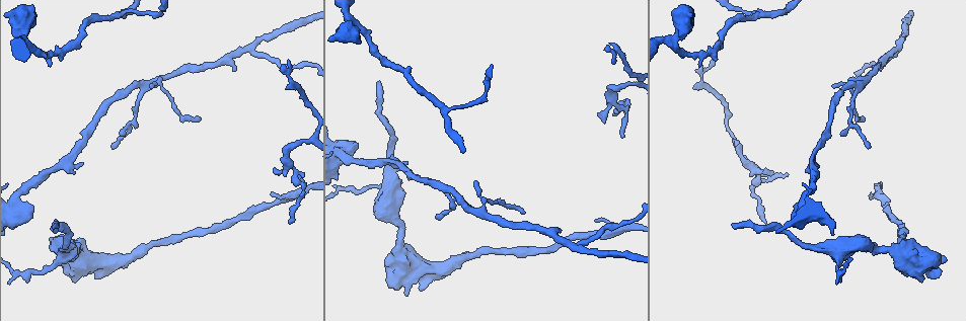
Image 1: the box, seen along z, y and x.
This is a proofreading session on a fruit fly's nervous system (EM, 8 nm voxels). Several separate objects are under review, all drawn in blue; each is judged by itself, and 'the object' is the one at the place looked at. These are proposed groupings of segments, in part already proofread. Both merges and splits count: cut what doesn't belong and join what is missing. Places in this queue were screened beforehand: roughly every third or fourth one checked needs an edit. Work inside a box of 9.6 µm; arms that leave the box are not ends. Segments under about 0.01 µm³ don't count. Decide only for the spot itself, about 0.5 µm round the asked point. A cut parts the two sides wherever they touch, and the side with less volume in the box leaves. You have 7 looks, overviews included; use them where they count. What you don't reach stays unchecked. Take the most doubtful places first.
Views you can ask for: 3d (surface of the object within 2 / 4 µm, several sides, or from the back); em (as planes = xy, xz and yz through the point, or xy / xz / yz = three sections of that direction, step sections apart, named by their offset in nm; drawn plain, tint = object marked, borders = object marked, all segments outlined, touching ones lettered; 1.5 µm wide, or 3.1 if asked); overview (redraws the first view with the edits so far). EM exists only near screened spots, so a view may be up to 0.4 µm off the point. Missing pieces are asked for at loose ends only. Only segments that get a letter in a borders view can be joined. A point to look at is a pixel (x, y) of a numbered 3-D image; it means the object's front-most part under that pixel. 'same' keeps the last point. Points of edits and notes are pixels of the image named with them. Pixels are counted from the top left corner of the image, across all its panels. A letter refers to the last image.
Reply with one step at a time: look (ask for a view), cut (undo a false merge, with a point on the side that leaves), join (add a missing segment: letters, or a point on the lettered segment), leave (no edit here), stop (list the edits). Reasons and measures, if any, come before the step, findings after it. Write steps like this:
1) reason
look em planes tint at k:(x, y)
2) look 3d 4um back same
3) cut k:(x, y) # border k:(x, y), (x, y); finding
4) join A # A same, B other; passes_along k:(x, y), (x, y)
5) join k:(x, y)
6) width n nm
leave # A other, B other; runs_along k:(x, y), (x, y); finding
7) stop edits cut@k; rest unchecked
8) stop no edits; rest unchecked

an open end
look em xy step 4 borders at 1:(613, 114)

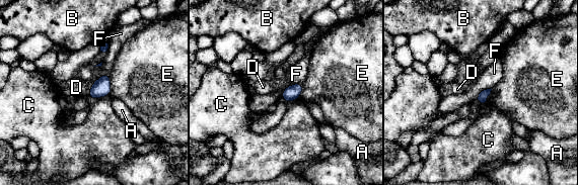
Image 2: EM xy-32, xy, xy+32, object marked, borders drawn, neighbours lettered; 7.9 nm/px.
width 80 nm
leave # A other, B other, C other, D other, E other, F other; border 2:(302, 82), (288, 85), (280, 96); no lettered segment goes on from it

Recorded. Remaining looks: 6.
thin arm on a thick one
look 3d 4um back at 1:(25, 41)

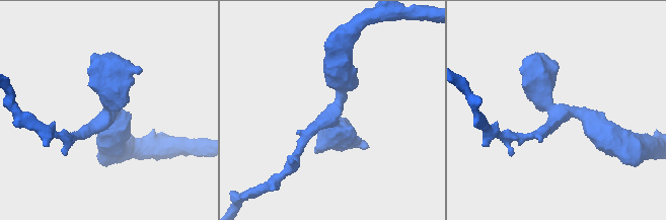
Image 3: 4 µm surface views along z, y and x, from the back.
arms 3; arm_widths 170, 280, 550 nm
look em xy step 8 tint at 3:(107, 113)

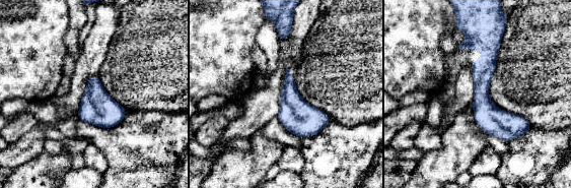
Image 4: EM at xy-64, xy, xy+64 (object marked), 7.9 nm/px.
what lies round it
look em xy step 8 borders same

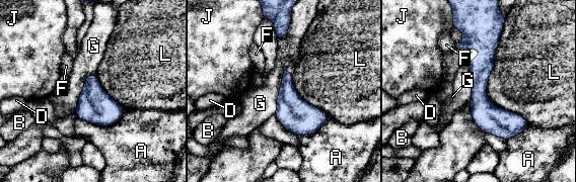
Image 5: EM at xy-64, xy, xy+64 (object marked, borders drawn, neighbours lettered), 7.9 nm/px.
longest_contact L 800 nm
leave # A other, B other, D other, F other, G other, J other, L other; all the same neuron

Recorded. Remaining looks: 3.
thin end
look em planes plain at 1:(445, 194)

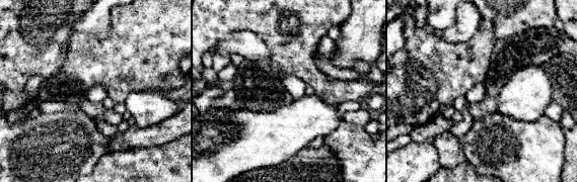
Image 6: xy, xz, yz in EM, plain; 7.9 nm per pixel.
see the neighbours
look em planes borders same

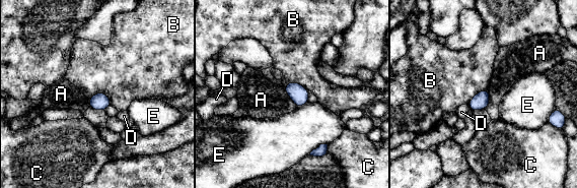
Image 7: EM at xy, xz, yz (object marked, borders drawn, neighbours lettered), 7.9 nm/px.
width 130 nm
leave # A other, B other, C other, D other, E other; border 7:(488, 88), (489, 104), (484, 109); none of them fits

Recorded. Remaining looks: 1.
stop no edits; rest unchecked

